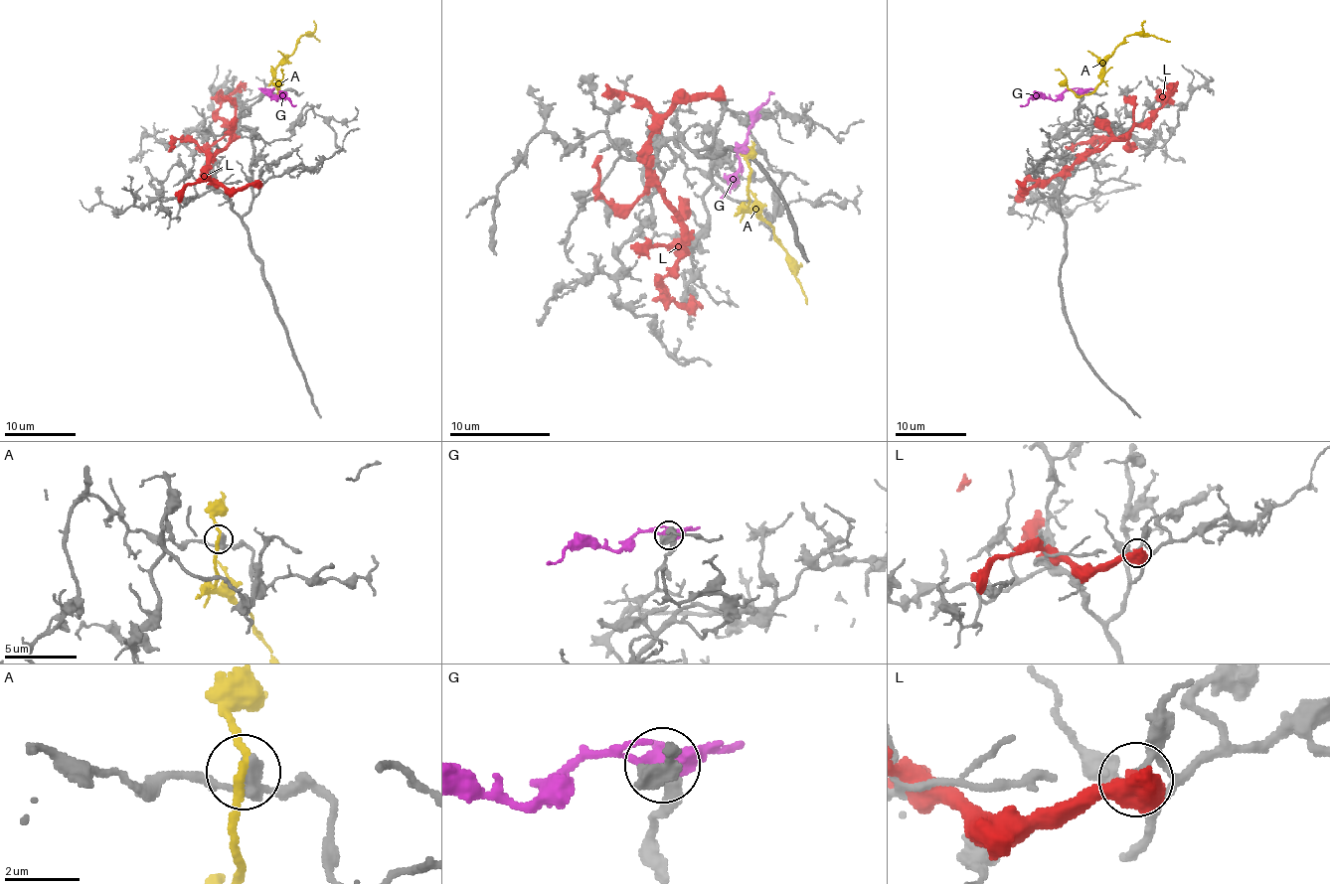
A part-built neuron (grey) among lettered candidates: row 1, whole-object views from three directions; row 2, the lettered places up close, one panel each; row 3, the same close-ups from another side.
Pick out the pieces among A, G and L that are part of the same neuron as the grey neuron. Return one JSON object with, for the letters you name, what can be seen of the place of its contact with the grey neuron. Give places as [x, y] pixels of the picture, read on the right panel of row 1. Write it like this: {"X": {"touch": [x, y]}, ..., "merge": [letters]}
{"merge": []}

